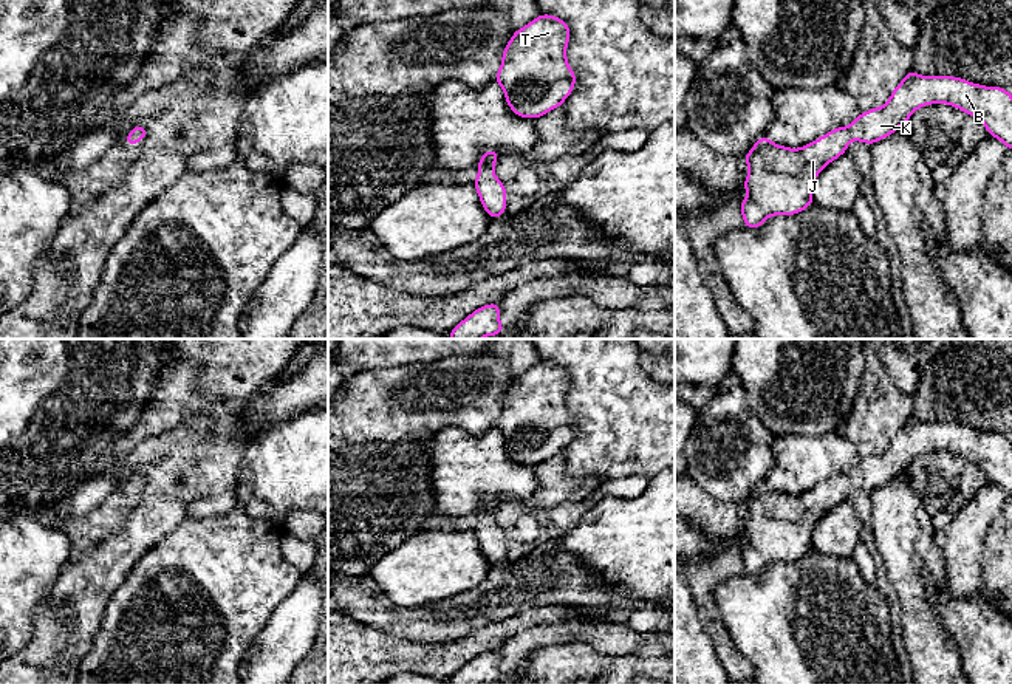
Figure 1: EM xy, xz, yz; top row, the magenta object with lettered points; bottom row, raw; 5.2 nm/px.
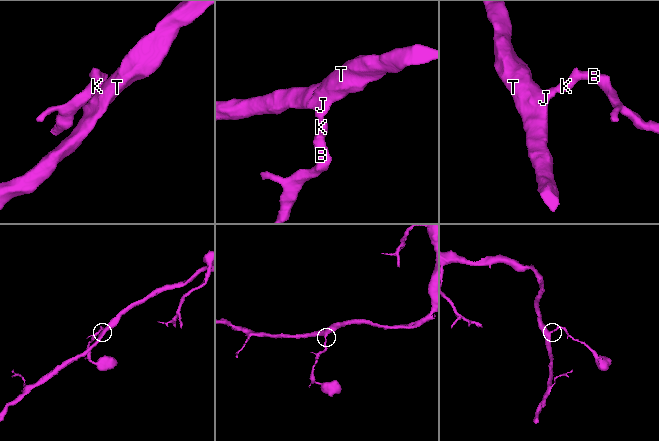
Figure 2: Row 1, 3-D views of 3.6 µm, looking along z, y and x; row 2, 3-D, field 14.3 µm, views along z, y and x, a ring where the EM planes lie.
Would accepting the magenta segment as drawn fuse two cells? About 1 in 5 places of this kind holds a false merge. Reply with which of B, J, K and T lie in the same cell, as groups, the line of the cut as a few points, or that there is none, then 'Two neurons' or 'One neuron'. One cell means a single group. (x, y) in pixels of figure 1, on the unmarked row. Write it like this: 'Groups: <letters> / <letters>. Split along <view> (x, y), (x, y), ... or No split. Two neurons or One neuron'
Groups: B J K T. No split. One neuron

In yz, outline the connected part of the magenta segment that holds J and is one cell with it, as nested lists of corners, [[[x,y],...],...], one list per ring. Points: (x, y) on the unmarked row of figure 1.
[[[910,416],[891,438],[885,452],[871,455],[848,474],[837,474],[800,495],[777,492],[766,481],[757,486],[752,497],[743,503],[749,514],[744,526],[747,543],[740,549],[744,573],[758,576],[772,562],[795,562],[812,549],[812,531],[819,520],[836,504],[848,498],[848,487],[874,491],[905,472],[910,463],[930,450],[949,450],[961,455],[967,463],[976,463],[990,483],[1000,486],[1007,497],[1012,495],[1012,443],[1001,433],[984,433],[953,422],[921,422]]]

